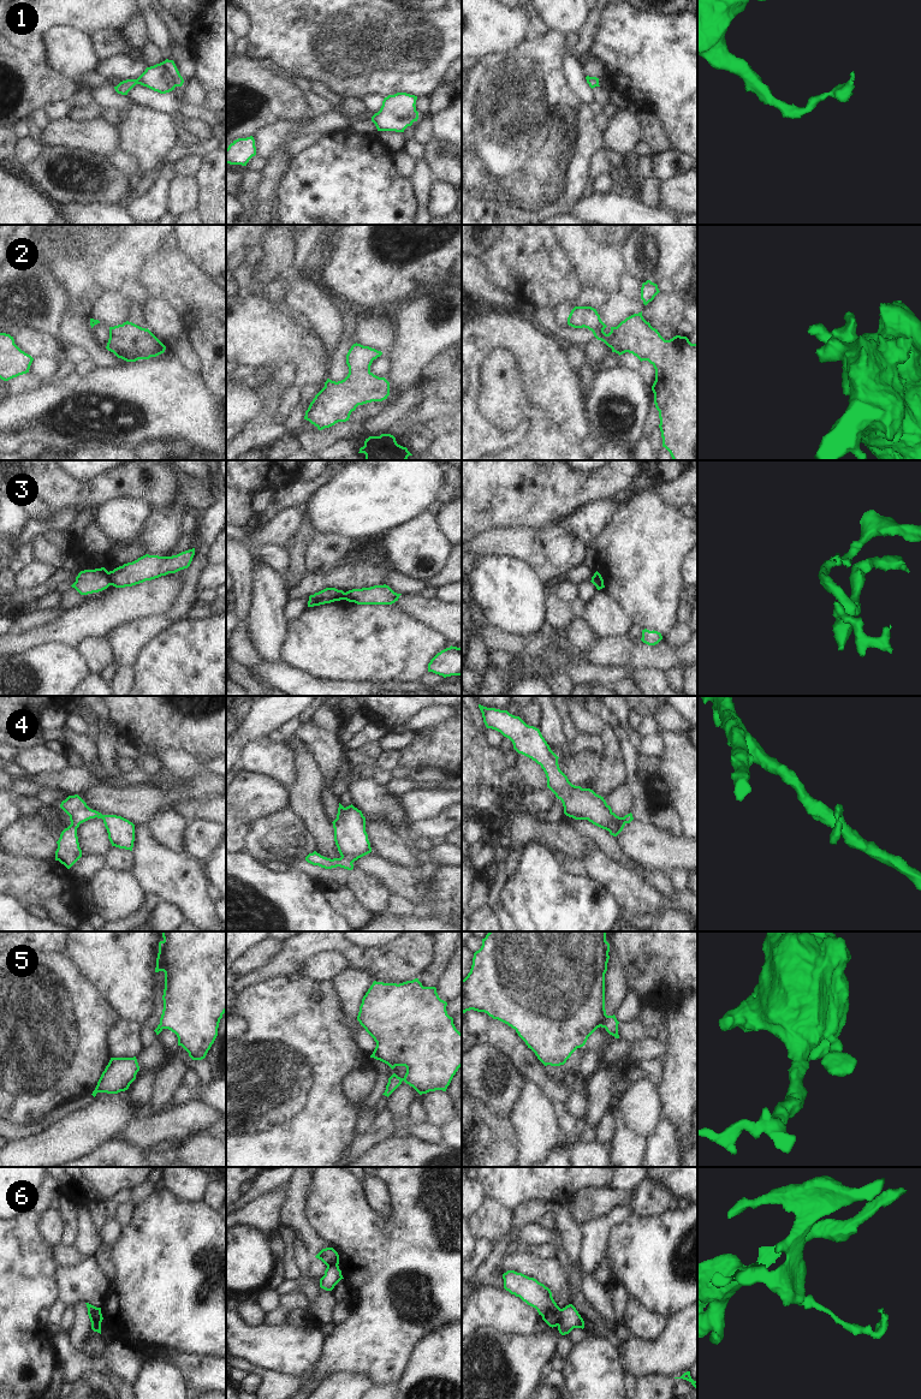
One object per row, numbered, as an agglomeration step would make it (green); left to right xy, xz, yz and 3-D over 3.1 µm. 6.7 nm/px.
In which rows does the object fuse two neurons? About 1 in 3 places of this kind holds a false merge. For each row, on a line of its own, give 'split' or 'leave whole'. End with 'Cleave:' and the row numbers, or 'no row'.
1: leave whole
2: leave whole
3: split
4: leave whole
5: leave whole
6: split
Cleave: 3, 6

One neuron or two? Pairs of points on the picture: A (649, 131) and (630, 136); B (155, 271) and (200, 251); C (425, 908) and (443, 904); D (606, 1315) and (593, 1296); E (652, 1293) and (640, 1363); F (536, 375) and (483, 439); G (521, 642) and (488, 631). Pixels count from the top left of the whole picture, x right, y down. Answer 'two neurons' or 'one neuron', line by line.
A: two neurons
B: two neurons
C: two neurons
D: one neuron
E: two neurons
F: one neuron
G: one neuron

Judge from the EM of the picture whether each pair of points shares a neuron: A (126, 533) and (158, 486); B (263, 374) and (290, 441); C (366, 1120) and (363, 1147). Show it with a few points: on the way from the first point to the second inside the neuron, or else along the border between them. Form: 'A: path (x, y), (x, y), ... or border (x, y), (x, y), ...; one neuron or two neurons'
A: border (119, 498), (149, 505), (142, 530); two neurons
B: border (286, 434), (267, 447); two neurons
C: border (378, 1114), (374, 1123), (352, 1141); two neurons

